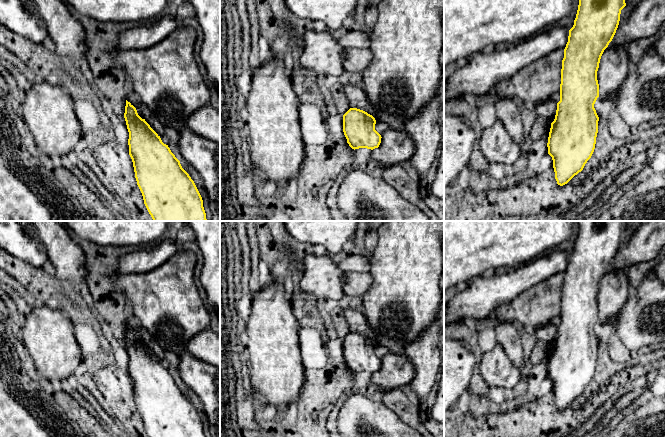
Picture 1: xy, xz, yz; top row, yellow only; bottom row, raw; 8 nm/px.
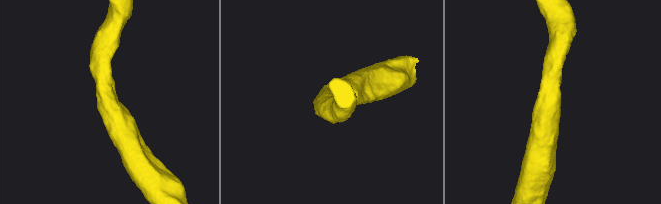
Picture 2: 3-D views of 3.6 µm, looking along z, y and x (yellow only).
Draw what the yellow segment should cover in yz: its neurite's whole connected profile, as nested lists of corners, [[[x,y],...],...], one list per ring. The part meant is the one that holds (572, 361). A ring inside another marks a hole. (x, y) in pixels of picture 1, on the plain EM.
[[[578,221],[579,229],[562,284],[560,325],[548,361],[557,408],[567,408],[581,396],[591,382],[596,368],[599,341],[594,328],[599,321],[597,295],[604,274],[612,265],[620,245],[625,221]]]

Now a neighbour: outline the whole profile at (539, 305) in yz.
[[[564,273],[552,275],[537,285],[523,291],[512,301],[499,305],[490,315],[494,319],[495,325],[500,323],[512,323],[520,331],[524,328],[531,332],[537,328],[551,323],[556,317],[560,317],[562,284]]]

